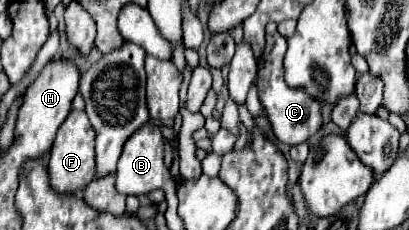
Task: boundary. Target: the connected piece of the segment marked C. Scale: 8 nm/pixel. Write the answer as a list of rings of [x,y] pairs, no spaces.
[[[279,33],[267,35],[267,45],[263,49],[263,55],[259,57],[259,99],[265,107],[265,113],[271,121],[273,133],[281,143],[297,145],[307,141],[319,127],[321,127],[321,103],[307,95],[303,87],[289,87],[283,77],[283,55],[287,51],[287,39]]]

